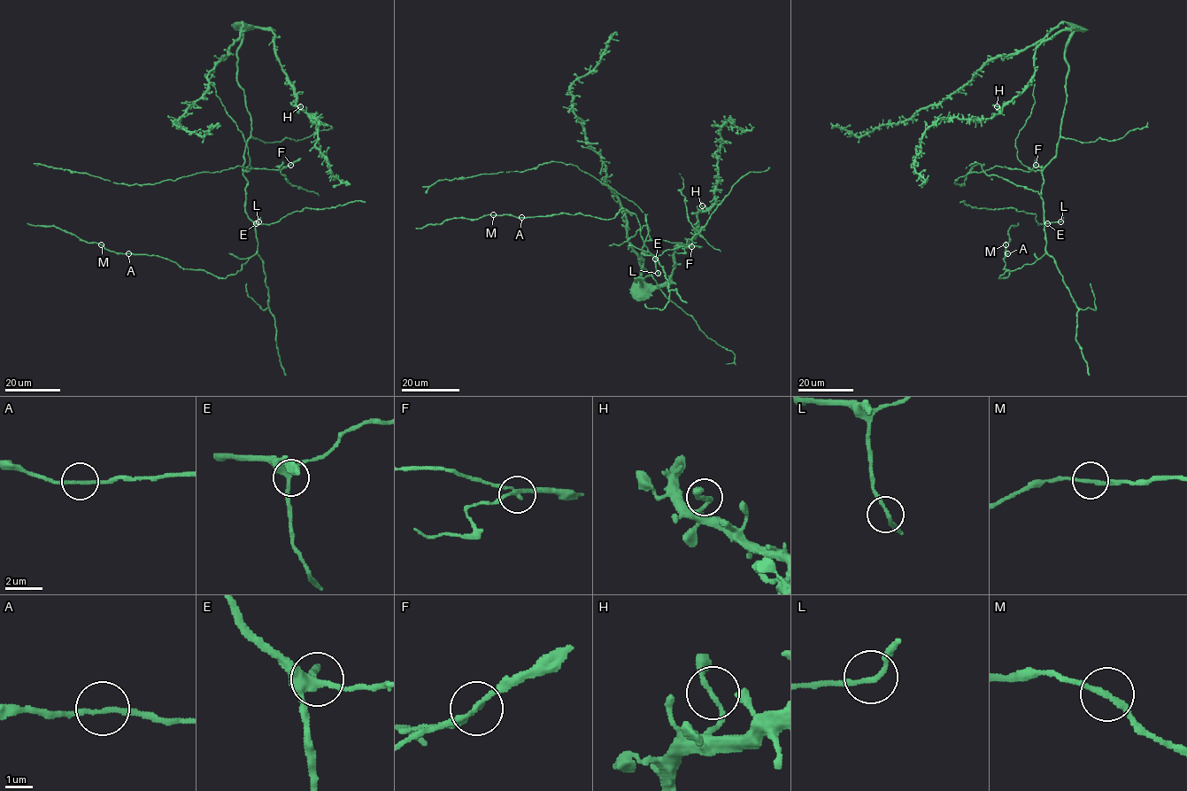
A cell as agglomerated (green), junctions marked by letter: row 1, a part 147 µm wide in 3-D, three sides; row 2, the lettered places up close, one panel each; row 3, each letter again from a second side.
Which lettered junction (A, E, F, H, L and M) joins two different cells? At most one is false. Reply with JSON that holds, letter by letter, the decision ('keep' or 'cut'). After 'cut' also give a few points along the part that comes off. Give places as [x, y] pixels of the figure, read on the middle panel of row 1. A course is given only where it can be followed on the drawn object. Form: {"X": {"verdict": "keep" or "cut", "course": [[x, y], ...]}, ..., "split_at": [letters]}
{"A": {"verdict": "keep"}, "E": {"verdict": "keep"}, "F": {"verdict": "cut", "course": [[691, 247], [686, 247], [683, 252], [675, 252]]}, "H": {"verdict": "keep"}, "L": {"verdict": "keep"}, "M": {"verdict": "keep"}, "split_at": ["F"]}

